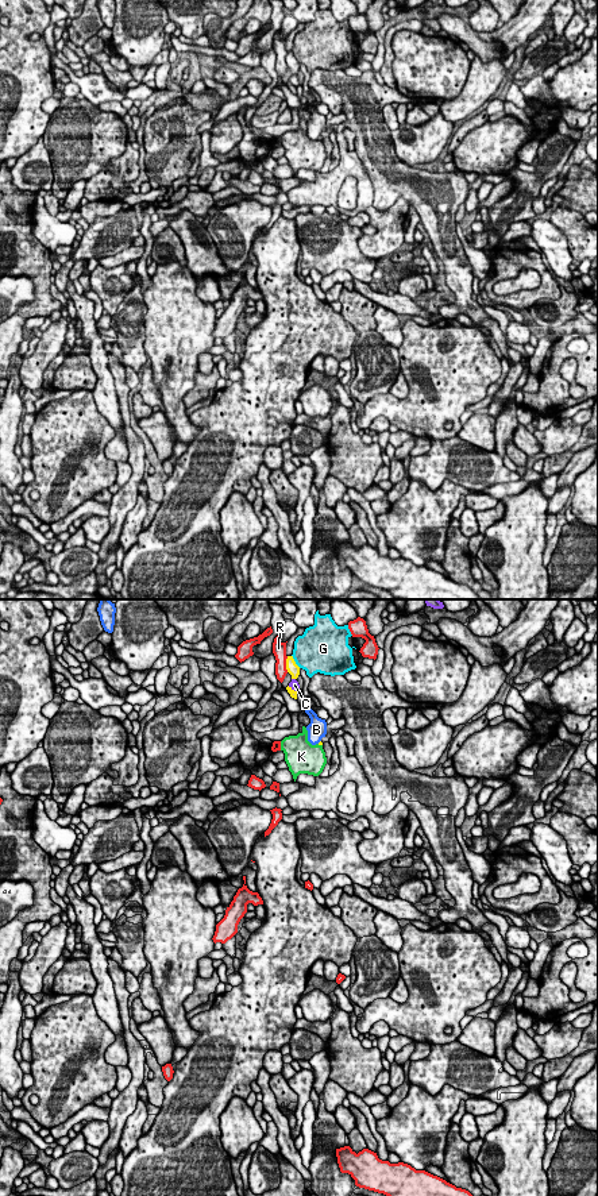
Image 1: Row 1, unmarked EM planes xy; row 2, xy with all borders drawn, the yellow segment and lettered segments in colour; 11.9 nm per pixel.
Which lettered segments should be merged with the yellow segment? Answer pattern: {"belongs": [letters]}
{"belongs": []}

